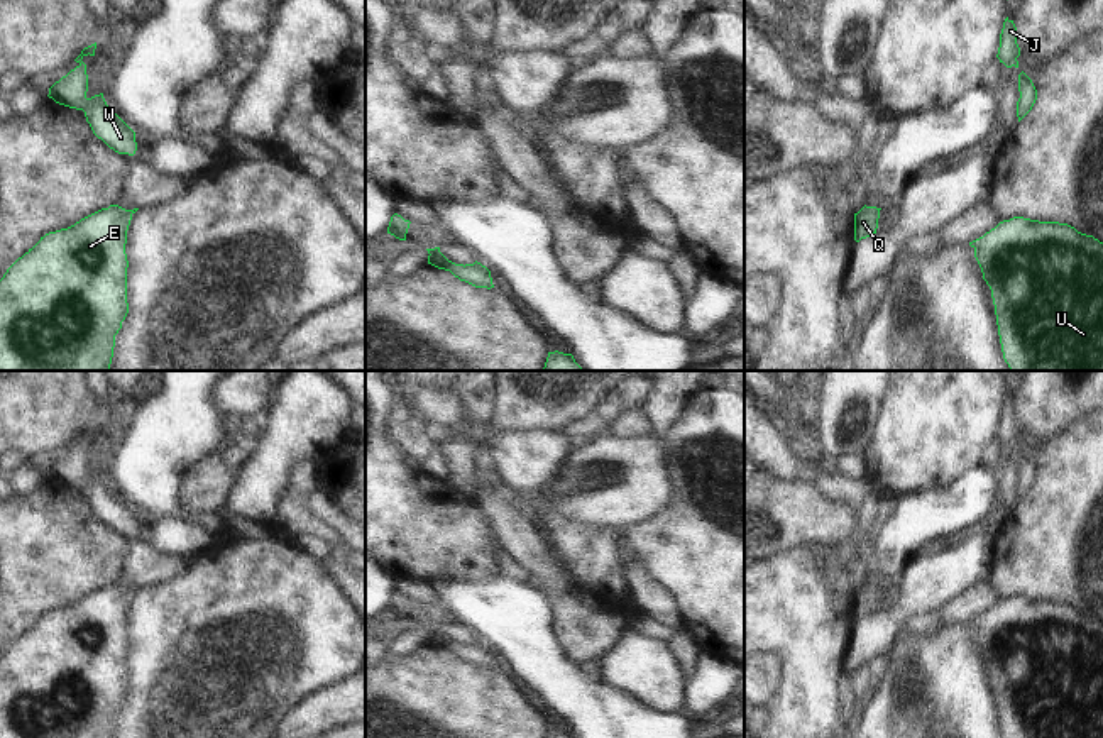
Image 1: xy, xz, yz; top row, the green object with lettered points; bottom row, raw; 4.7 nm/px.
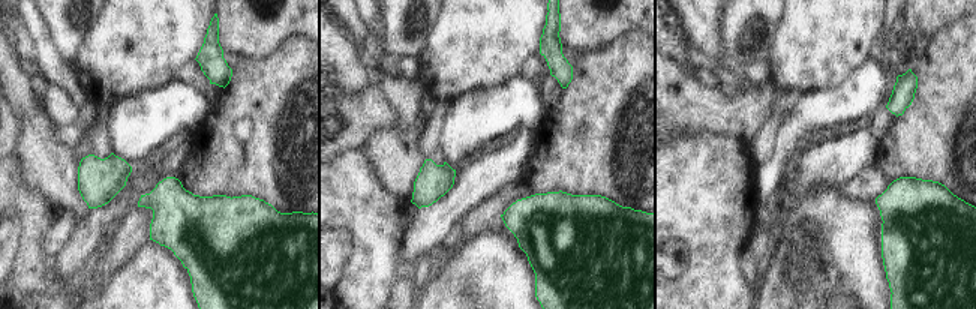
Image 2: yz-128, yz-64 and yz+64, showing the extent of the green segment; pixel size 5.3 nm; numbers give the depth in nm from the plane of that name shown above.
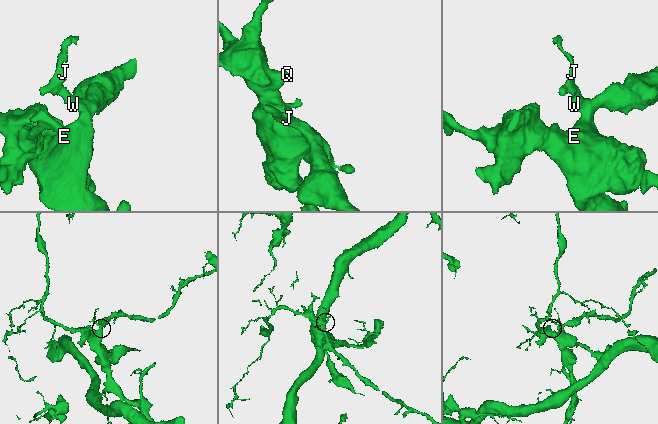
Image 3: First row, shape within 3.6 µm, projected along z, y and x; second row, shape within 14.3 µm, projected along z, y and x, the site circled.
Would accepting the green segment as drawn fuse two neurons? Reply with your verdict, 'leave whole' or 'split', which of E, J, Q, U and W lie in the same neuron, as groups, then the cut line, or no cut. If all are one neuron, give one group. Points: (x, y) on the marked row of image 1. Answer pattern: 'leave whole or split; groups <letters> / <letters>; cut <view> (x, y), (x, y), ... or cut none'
leave whole; groups E J Q U W; cut none

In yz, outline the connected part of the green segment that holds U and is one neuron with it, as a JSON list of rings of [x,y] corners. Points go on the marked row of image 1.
[[[1013,217],[969,245],[991,289],[1010,371],[1103,371],[1103,242],[1067,223]]]

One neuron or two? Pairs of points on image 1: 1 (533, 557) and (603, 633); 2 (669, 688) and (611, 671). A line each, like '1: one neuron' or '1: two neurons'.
1: one neuron
2: one neuron

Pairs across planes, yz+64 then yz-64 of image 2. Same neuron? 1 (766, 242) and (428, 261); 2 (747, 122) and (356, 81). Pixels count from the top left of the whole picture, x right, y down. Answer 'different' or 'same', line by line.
1: same
2: different

